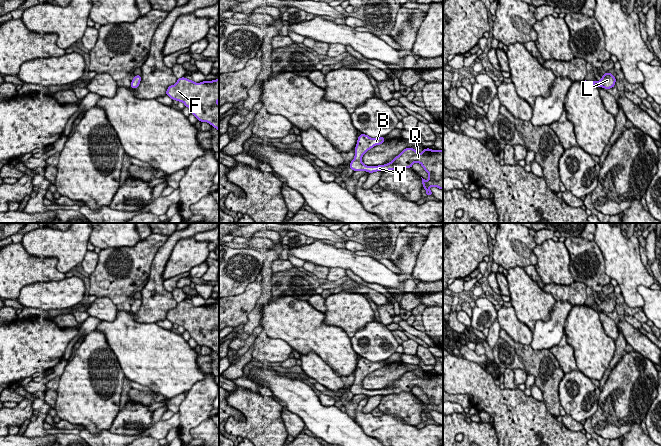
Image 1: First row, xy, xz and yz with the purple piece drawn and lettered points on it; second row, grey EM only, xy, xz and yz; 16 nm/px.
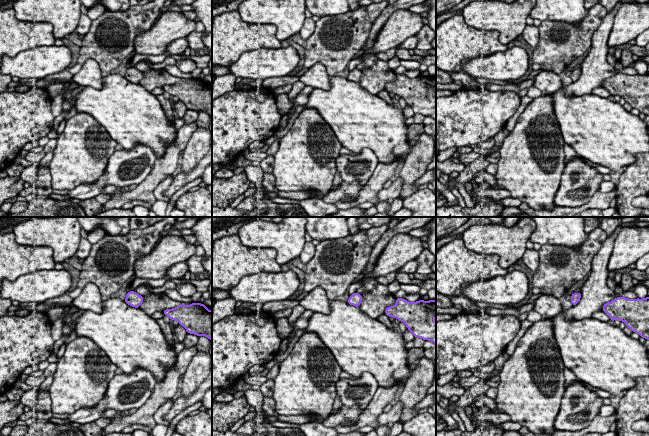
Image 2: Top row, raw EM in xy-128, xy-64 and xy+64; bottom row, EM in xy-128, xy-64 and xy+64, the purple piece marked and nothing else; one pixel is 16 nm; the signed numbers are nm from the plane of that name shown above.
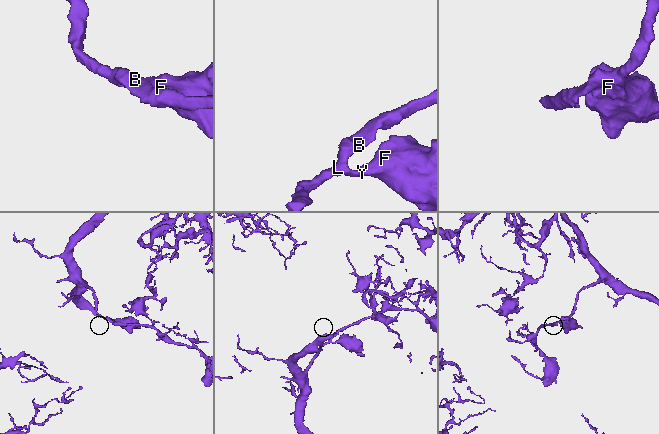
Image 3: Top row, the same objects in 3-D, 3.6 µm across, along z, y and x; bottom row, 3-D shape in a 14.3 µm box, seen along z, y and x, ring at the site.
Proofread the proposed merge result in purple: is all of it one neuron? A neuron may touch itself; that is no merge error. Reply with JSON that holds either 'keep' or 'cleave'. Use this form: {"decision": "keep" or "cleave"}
{"decision": "keep"}

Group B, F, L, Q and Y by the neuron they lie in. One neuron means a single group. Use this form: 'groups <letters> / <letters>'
groups B F L Q Y

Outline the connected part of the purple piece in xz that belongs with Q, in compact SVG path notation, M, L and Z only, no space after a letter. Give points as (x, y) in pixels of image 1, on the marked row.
M360 134L355 147L355 156L351 161L349 168L353 171L366 171L373 173L377 171L397 170L400 168L412 168L412 165L420 163L424 170L428 173L428 180L422 178L423 189L426 190L425 195L433 195L430 187L437 187L443 190L443 150L432 150L430 148L423 149L422 153L418 153L413 148L404 149L391 162L378 165L367 166L362 162L363 155L376 145L380 145L385 141L385 137L371 138L366 134Z

